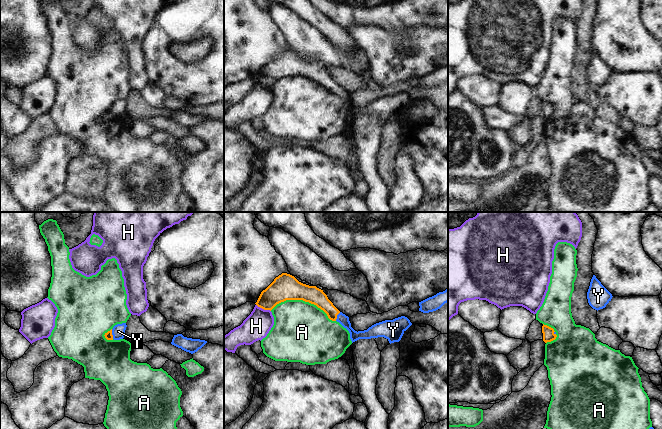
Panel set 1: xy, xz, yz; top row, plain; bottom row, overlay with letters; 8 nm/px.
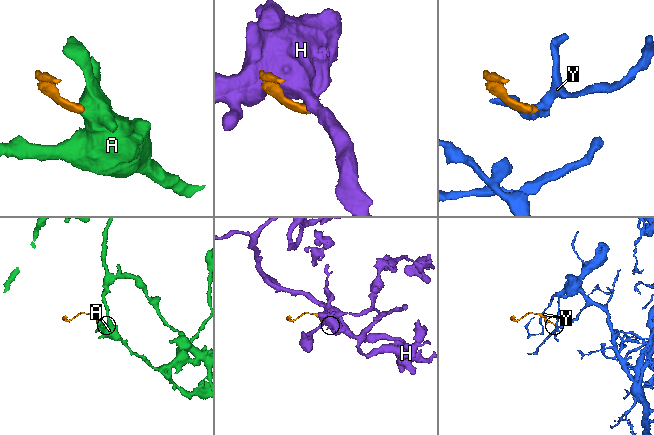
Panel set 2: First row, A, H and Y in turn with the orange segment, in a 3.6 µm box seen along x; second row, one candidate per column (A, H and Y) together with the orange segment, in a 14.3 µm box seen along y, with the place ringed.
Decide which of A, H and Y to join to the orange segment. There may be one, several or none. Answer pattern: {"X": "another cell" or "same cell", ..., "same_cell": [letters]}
{"A": "another cell", "H": "another cell", "Y": "same cell", "same_cell": ["Y"]}

